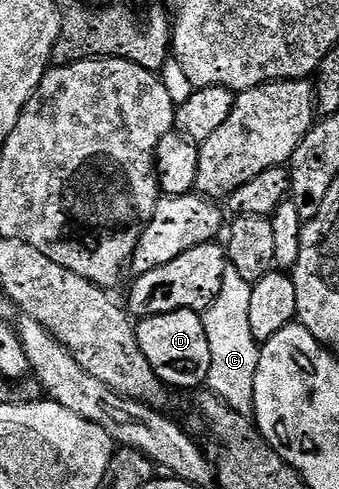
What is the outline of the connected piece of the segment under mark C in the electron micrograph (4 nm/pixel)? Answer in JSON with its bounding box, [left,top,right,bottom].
[202,265,260,417]

